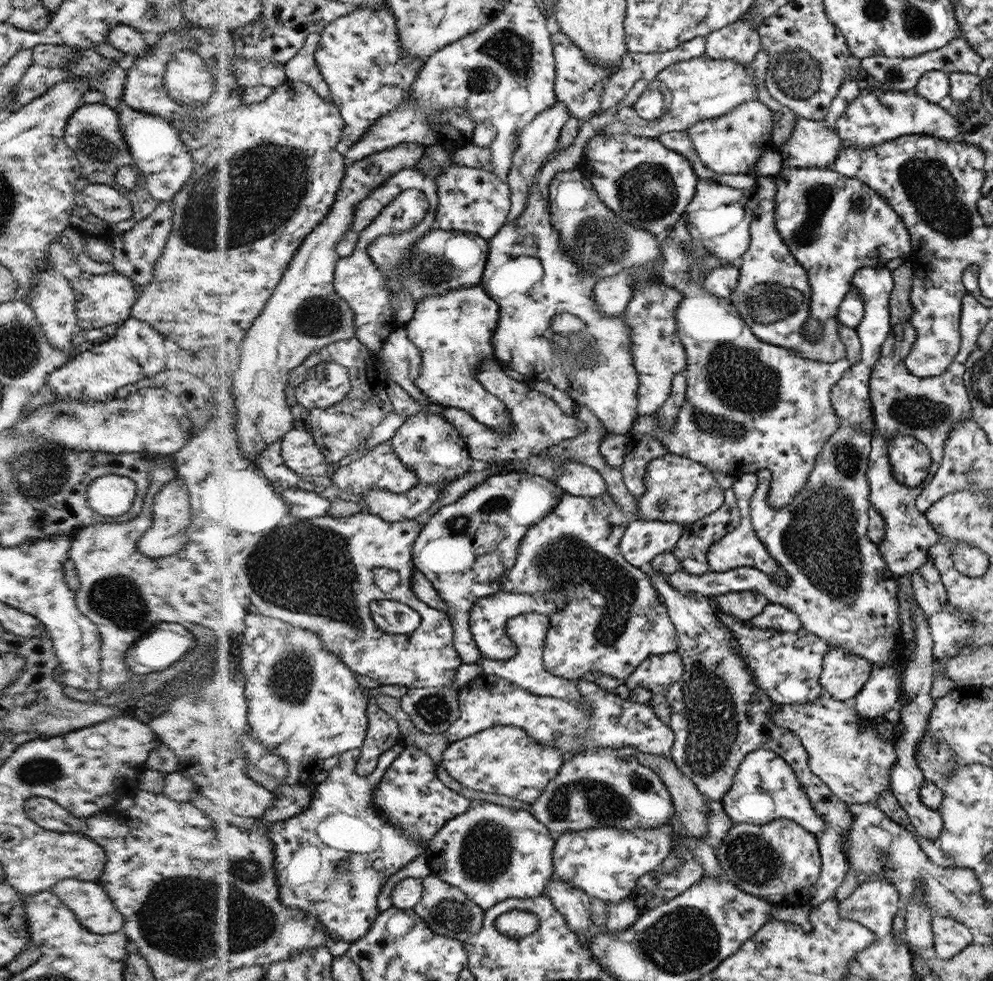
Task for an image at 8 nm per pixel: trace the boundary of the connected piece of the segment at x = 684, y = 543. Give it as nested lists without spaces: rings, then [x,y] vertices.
[[[731,488],[726,489],[725,502],[720,509],[694,524],[685,525],[680,540],[672,550],[680,561],[681,570],[697,576],[710,572],[709,548],[732,532],[740,521],[736,494]]]

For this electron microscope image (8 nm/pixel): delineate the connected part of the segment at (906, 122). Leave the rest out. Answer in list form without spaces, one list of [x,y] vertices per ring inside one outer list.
[[[866,87],[836,119],[835,129],[843,146],[872,148],[883,142],[913,134],[934,135],[950,141],[961,134],[962,124],[949,110],[918,96],[914,91],[886,92],[877,87]]]

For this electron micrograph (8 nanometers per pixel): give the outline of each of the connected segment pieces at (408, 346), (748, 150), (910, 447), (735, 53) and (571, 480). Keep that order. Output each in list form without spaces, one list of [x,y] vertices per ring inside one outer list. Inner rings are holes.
[[[404,325],[389,337],[383,346],[383,352],[385,352],[385,364],[390,367],[392,379],[399,382],[424,406],[431,405],[433,402],[420,390],[417,383],[424,368],[422,349],[410,339]]]
[[[756,98],[723,116],[697,122],[687,133],[700,160],[716,174],[749,174],[765,150],[777,150],[772,142],[776,113]]]
[[[898,435],[888,443],[890,470],[896,479],[913,488],[929,474],[932,455],[922,442],[909,435]]]
[[[746,14],[707,35],[705,54],[713,59],[735,60],[749,68],[763,46],[758,28],[745,21],[745,17]]]
[[[568,461],[563,466],[563,471],[550,479],[571,495],[597,497],[607,491],[606,483],[596,469],[576,461]]]

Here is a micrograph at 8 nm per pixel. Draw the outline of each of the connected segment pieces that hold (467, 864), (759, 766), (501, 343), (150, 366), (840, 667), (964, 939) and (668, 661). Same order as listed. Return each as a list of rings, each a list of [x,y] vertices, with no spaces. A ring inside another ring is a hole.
[[[474,801],[467,814],[448,822],[436,835],[427,856],[433,874],[461,888],[469,899],[486,911],[508,898],[534,898],[546,896],[547,885],[554,877],[553,852],[556,840],[550,835],[545,823],[532,815],[530,810],[511,810],[504,806]]]
[[[756,749],[745,757],[734,778],[732,789],[721,798],[721,802],[726,815],[734,823],[765,825],[778,819],[787,819],[819,834],[827,825],[822,815],[814,811],[810,798],[804,795],[793,767],[772,750]]]
[[[537,183],[529,186],[529,195],[526,201],[525,211],[517,218],[517,221],[512,221],[509,223],[505,223],[505,225],[498,231],[498,234],[495,234],[491,239],[489,239],[489,258],[488,264],[485,266],[484,272],[484,280],[481,282],[481,286],[488,292],[490,298],[496,300],[498,307],[501,308],[501,316],[500,321],[498,322],[498,328],[496,333],[494,334],[494,344],[493,344],[493,352],[495,352],[496,360],[498,362],[506,362],[510,363],[512,366],[512,370],[518,372],[518,374],[522,374],[522,376],[526,377],[526,381],[537,383],[539,385],[550,384],[552,388],[560,389],[564,394],[568,394],[569,398],[574,402],[579,402],[580,404],[584,404],[594,412],[594,414],[602,421],[602,424],[606,427],[608,433],[611,434],[628,434],[630,433],[630,428],[633,425],[633,421],[638,417],[637,409],[638,409],[638,394],[639,394],[639,384],[641,382],[638,378],[638,371],[634,366],[632,366],[632,358],[631,355],[631,344],[630,344],[630,328],[628,328],[628,324],[624,322],[624,317],[618,316],[606,316],[606,314],[602,314],[602,312],[598,312],[598,308],[596,308],[596,304],[594,304],[594,298],[592,298],[592,294],[597,284],[597,276],[594,273],[591,273],[589,270],[583,269],[579,267],[572,255],[569,255],[563,244],[561,243],[561,234],[559,230],[550,222],[550,211],[549,211],[549,202],[543,197],[541,190]],[[560,314],[570,314],[572,316],[578,317],[578,320],[582,320],[584,324],[584,331],[580,334],[580,337],[574,337],[573,335],[556,335],[552,331],[552,317],[560,316]],[[550,338],[554,340],[554,344],[558,346],[558,348],[564,348],[565,352],[569,352],[569,354],[574,357],[583,346],[585,346],[584,342],[594,341],[595,347],[593,350],[593,354],[596,355],[594,358],[594,366],[590,368],[590,370],[574,370],[572,372],[567,365],[564,364],[564,360],[560,360],[557,355],[557,350],[550,350]]]
[[[129,317],[128,320],[120,323],[120,328],[114,336],[110,336],[99,342],[84,346],[77,352],[74,352],[70,360],[61,368],[54,370],[50,375],[47,383],[51,390],[57,395],[56,398],[62,400],[99,400],[108,402],[115,397],[117,390],[127,384],[136,384],[142,379],[150,379],[162,373],[166,369],[166,350],[164,349],[164,338],[148,322],[142,322],[136,318]]]
[[[830,647],[824,656],[820,683],[824,692],[836,700],[850,700],[867,685],[873,663],[851,650]]]
[[[934,915],[932,920],[933,947],[938,957],[949,959],[972,944],[972,934],[966,925],[954,919]]]
[[[676,651],[666,654],[654,655],[642,661],[628,678],[625,685],[631,690],[634,688],[647,688],[652,692],[647,702],[662,722],[670,721],[671,710],[669,700],[665,693],[674,682],[681,680],[685,674],[685,663]]]

